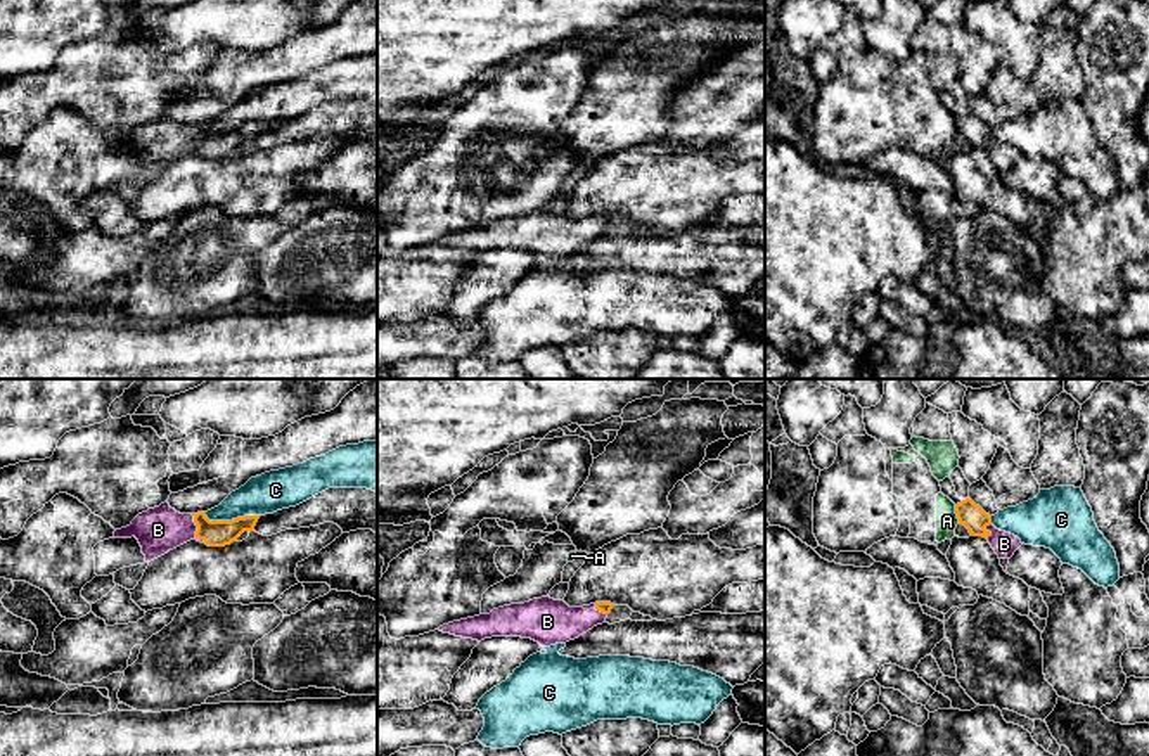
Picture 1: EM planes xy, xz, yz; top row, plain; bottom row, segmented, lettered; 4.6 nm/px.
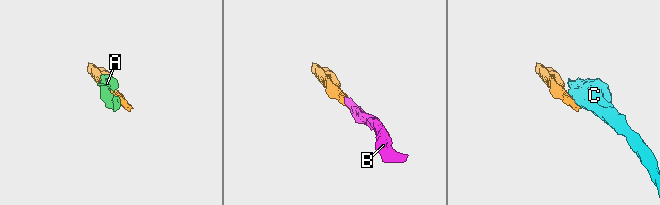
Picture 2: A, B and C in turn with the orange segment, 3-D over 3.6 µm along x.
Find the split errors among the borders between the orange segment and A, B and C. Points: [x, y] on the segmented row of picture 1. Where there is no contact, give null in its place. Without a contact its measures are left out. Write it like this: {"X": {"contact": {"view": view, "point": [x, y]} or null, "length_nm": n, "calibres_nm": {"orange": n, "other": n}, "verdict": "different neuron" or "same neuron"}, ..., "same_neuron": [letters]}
{"A": {"contact": {"view": "yz", "point": [956, 512]}, "length_nm": 80, "calibres_nm": {"orange": 120, "other": 100}, "verdict": "different neuron"}, "B": {"contact": {"view": "xy", "point": [198, 530]}, "length_nm": 150, "calibres_nm": {"orange": 130, "other": 200}, "verdict": "same neuron"}, "C": {"contact": {"view": "xy", "point": [232, 519]}, "length_nm": 260, "calibres_nm": {"orange": 130, "other": 190}, "verdict": "different neuron"}, "same_neuron": ["B"]}

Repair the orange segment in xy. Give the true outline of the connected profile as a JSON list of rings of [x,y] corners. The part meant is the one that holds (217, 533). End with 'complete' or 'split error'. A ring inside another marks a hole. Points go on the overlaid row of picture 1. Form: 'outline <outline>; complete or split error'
outline [[[168,502],[138,514],[130,526],[116,529],[114,538],[135,536],[151,562],[168,550],[190,540],[208,547],[225,547],[235,541],[244,531],[253,531],[260,516],[244,516],[232,521],[209,521],[206,512],[180,514]]]; split error

